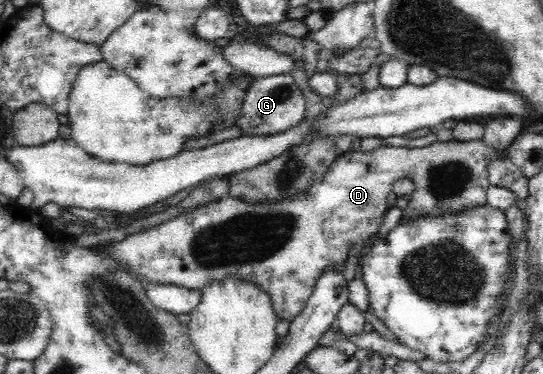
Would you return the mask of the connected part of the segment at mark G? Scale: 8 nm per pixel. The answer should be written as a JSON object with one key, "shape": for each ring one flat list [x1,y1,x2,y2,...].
{"shape":[[290,73,283,75,254,77,236,120,241,136,276,136,302,122,306,108,302,89]]}

